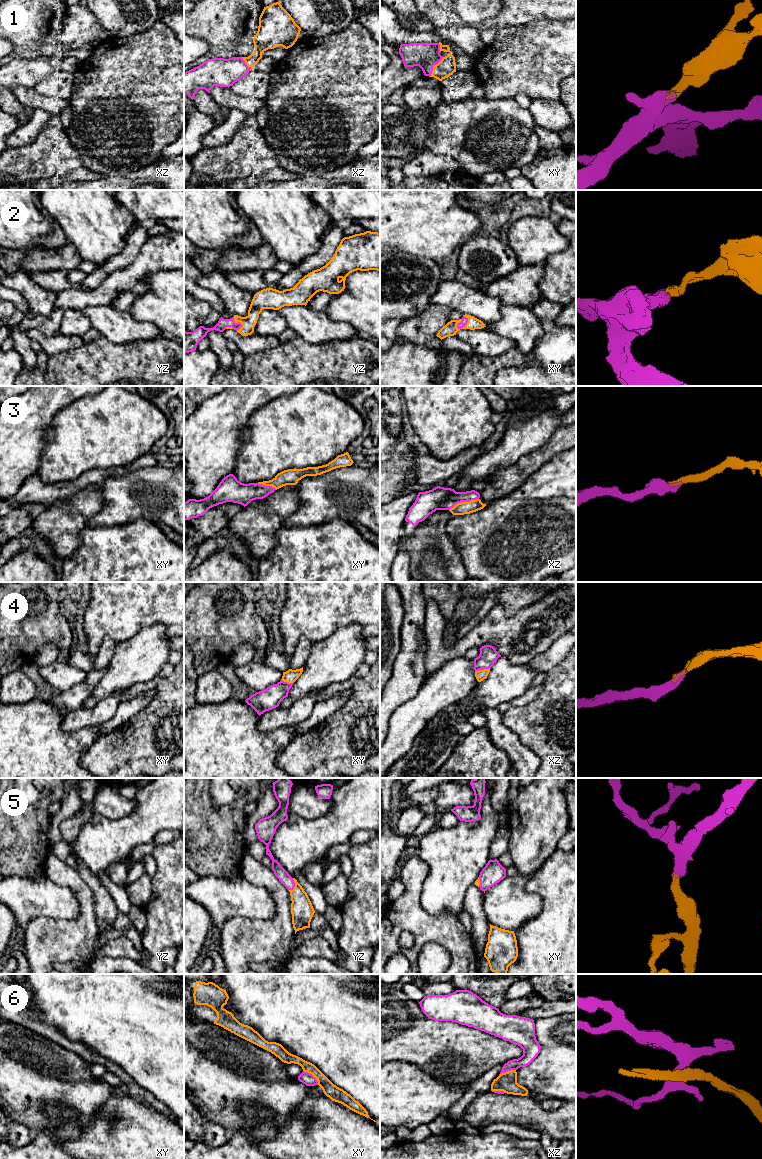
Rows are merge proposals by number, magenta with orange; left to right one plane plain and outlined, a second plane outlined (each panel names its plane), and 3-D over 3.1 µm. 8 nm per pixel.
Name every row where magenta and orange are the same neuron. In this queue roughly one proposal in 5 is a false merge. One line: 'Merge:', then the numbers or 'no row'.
Merge: 1, 2, 3, 4, 5

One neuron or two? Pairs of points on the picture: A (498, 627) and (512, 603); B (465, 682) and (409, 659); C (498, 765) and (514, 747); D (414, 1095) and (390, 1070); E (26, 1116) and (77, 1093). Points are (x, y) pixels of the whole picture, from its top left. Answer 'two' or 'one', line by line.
A: two
B: two
C: two
D: one
E: one

